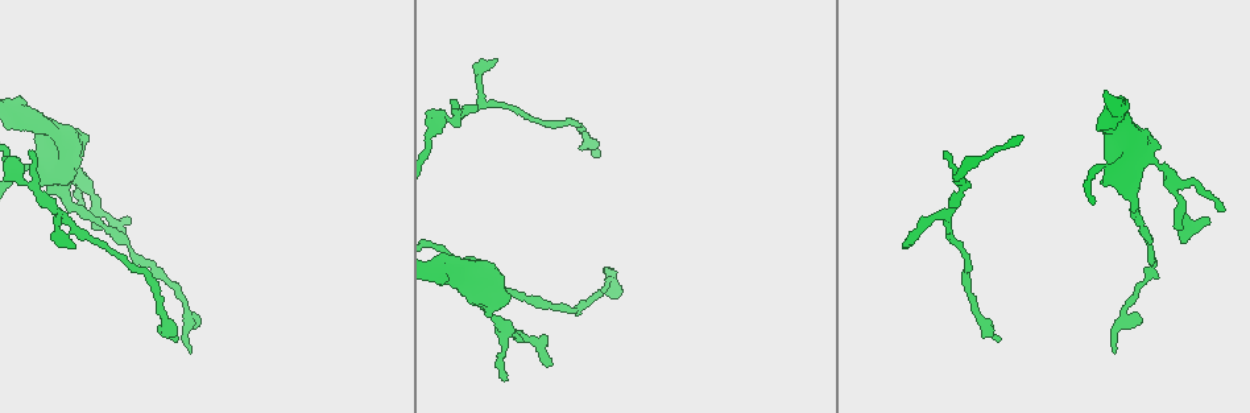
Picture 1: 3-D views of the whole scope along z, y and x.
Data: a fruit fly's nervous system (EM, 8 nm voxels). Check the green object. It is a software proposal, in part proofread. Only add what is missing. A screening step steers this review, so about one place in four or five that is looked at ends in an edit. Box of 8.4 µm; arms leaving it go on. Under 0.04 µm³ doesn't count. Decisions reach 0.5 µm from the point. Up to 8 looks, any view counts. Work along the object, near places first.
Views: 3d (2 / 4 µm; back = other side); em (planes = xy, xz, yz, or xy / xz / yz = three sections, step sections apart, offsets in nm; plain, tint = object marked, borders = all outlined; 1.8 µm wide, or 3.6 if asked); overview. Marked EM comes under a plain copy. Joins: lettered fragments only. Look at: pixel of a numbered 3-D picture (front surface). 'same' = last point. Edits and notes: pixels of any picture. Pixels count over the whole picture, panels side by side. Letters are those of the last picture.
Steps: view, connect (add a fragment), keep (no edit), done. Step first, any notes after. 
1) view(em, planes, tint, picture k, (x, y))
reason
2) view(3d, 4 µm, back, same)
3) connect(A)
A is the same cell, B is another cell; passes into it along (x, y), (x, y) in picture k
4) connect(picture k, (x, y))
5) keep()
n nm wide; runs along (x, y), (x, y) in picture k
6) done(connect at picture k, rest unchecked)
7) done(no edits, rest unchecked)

view(3d, 2 µm, picture 1, (178, 337))
end of a long branch

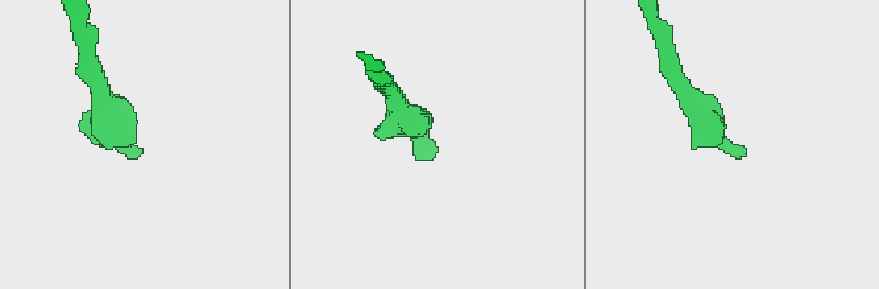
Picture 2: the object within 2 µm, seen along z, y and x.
view(em, xz, step 8, borders, picture 2, (740, 154))

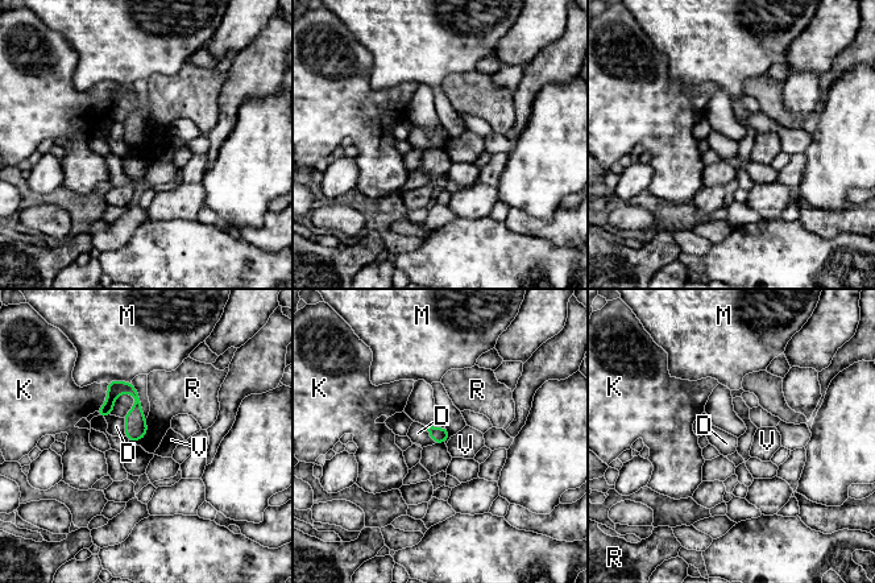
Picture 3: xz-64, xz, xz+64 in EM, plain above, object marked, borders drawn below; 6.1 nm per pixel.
keep()
K touches over 190 nm; D, K, M, R and V are other cells; runs along (111, 384), (137, 397), (139, 435) in picture 3; no lettered fragment goes on from it

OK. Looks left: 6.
view(3d, 2 µm, picture 1, (1114, 353))
branch stops here

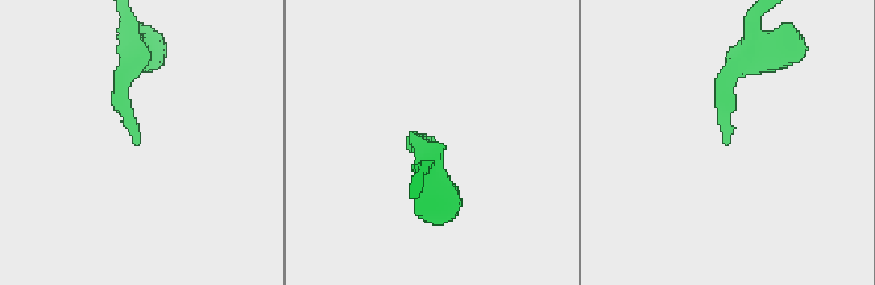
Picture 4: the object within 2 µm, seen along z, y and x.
view(em, planes, borders, picture 4, (730, 140))
need the tissue

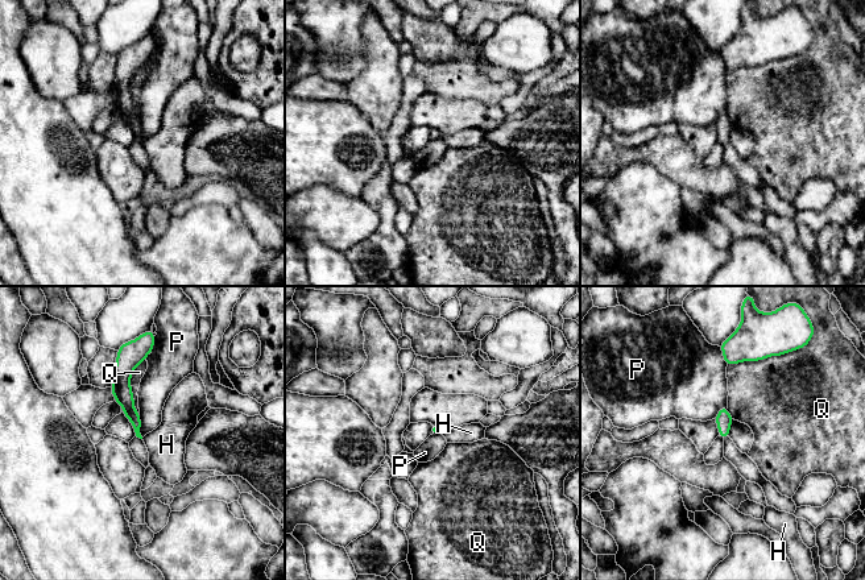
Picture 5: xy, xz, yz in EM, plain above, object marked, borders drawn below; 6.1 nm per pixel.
keep()
Q touches over 340 nm; H, P and Q are other cells; border along (139, 413), (140, 434), (143, 436) in picture 5; no lettered fragment goes on from it

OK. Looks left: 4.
view(em, xy, step 4, tint, picture 1, (128, 218))
thin end

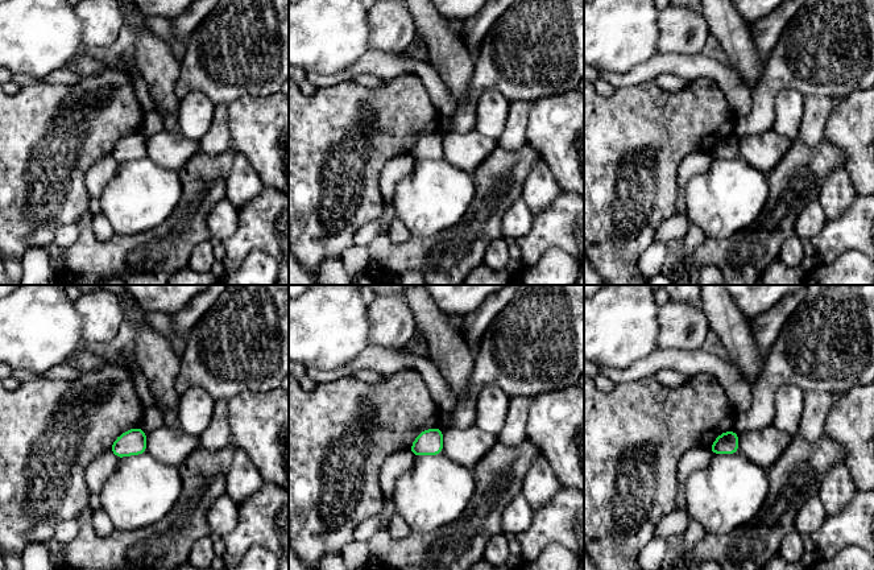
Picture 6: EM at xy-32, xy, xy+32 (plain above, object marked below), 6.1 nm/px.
view(em, yz, step 4, borders, same)

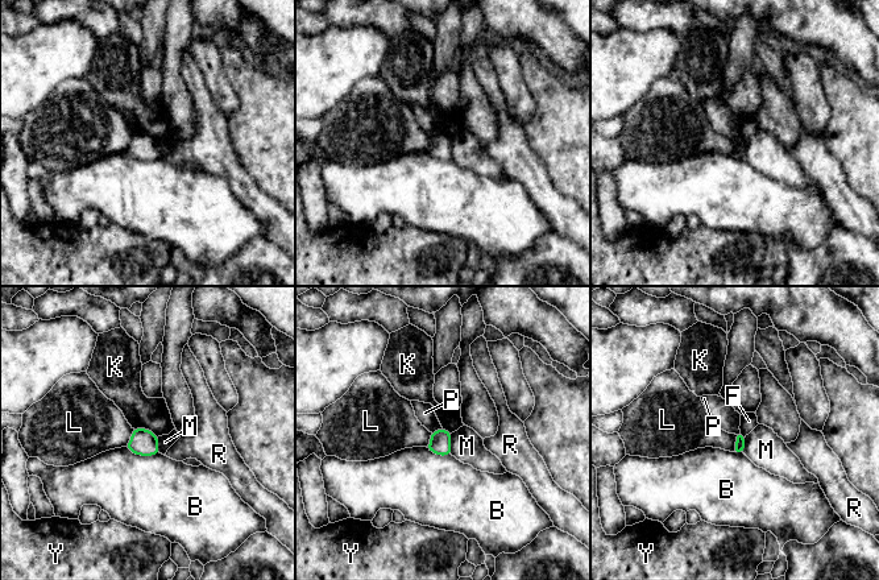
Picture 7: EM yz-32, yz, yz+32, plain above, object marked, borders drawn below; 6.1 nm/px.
keep()
B, F, K, L, M, P, R and Y are other cells; border along (442, 427), (431, 433) in picture 7; no lettered fragment goes on from it

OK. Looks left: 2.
done(no edits, rest unchecked)

